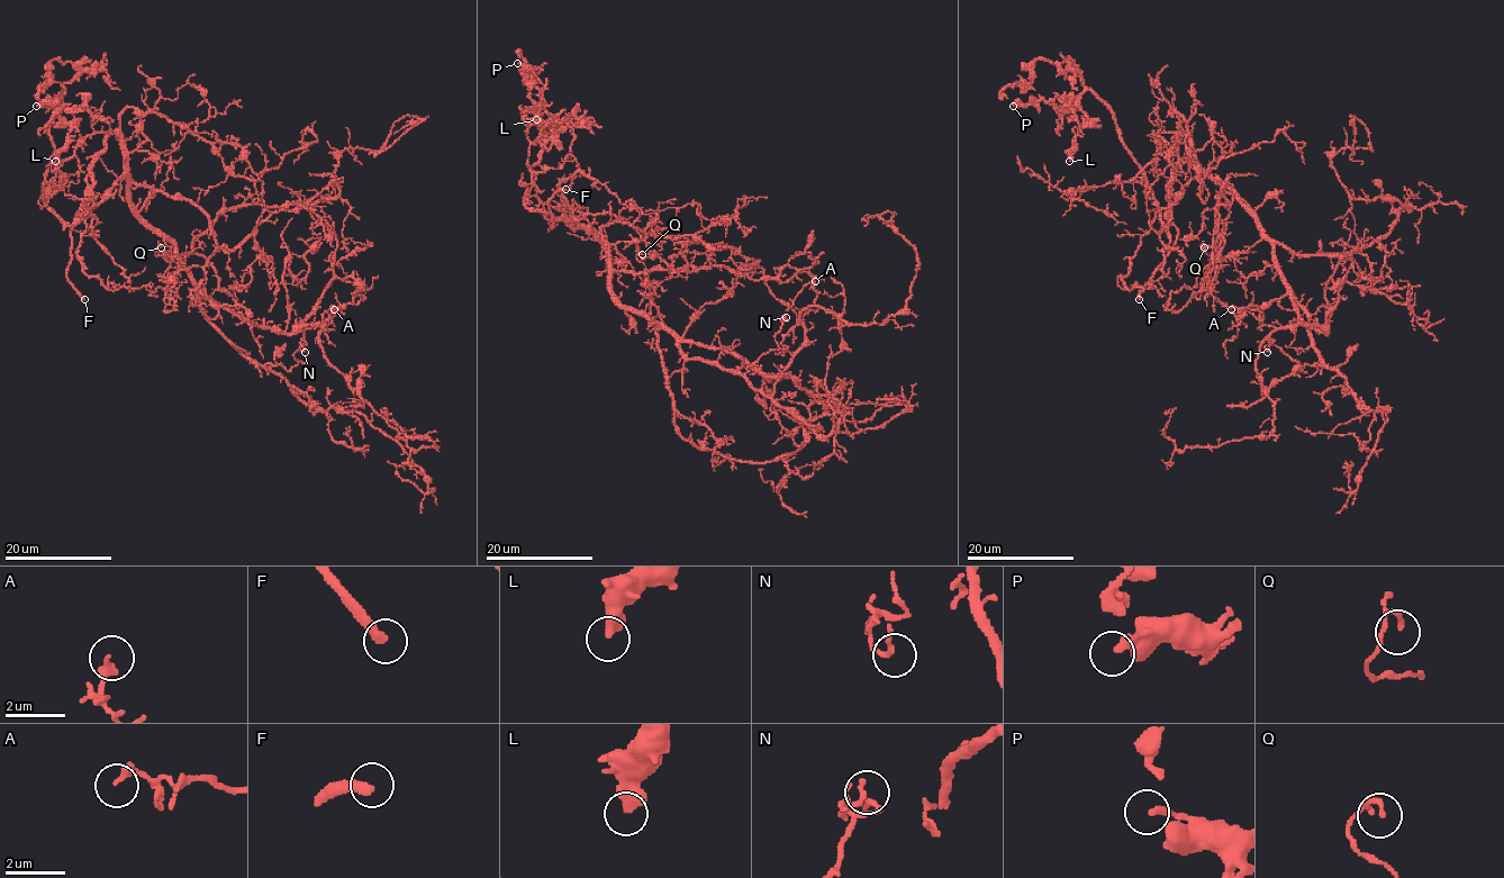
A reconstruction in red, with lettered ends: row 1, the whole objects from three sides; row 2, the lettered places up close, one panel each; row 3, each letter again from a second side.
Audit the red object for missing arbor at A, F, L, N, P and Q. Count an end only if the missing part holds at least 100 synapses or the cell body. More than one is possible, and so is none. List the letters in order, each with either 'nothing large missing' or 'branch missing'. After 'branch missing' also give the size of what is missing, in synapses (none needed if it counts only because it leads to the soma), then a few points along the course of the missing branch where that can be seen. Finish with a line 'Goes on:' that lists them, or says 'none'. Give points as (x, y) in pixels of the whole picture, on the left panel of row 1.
A: nothing large missing
F: branch missing | (84, 299), (101, 316), (101, 340), (112, 359)
L: nothing large missing
N: nothing large missing
P: nothing large missing
Q: nothing large missing
Goes on: F

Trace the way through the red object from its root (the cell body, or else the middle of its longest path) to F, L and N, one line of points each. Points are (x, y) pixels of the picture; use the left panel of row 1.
F: (177, 246), (139, 214), (130, 201), (128, 177), (125, 174), (71, 227), (68, 281), (84, 299)
L: (177, 246), (139, 214), (126, 174), (71, 225), (44, 202), (63, 90), (71, 130), (55, 161)
N: (177, 246), (198, 306), (243, 354), (288, 370), (298, 363), (293, 353), (301, 343), (305, 352)

